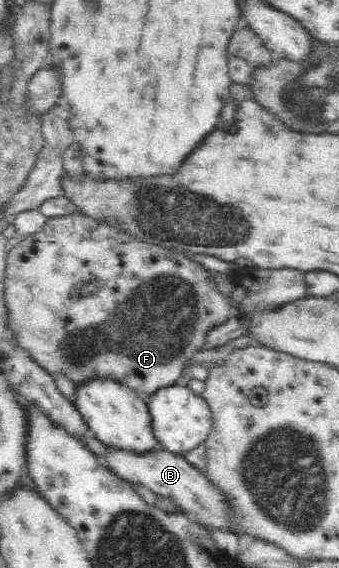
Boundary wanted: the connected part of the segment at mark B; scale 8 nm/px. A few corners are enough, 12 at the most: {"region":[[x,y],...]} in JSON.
{"region":[[106,446],[115,477],[174,501],[205,528],[227,530],[221,493],[159,446]]}

